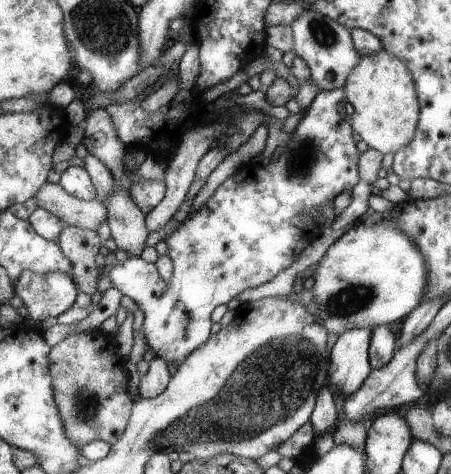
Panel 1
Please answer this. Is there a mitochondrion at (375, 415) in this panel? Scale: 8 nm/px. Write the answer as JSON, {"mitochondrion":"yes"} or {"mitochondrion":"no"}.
{"mitochondrion":"no"}

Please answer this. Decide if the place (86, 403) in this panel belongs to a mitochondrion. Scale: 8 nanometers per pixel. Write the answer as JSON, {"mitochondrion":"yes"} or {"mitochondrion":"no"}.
{"mitochondrion":"yes"}

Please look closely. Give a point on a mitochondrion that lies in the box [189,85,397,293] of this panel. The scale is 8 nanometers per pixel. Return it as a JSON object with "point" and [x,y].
{"point":[307,156]}

